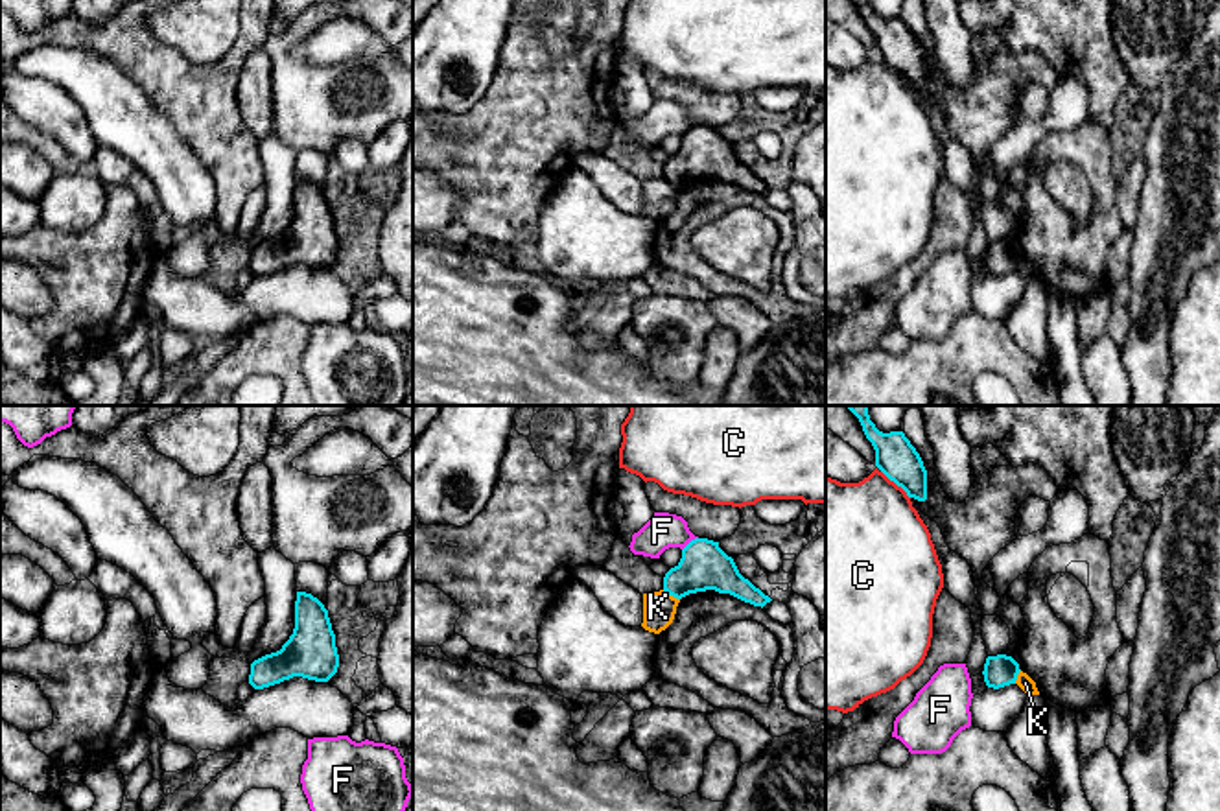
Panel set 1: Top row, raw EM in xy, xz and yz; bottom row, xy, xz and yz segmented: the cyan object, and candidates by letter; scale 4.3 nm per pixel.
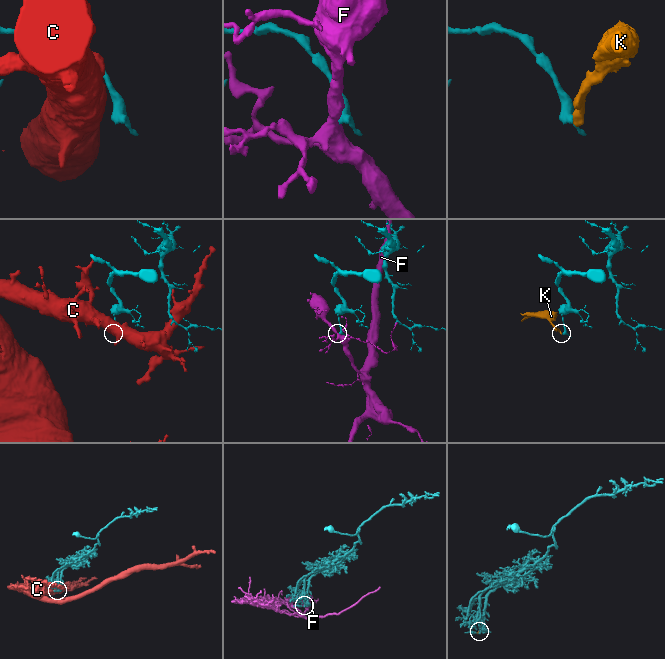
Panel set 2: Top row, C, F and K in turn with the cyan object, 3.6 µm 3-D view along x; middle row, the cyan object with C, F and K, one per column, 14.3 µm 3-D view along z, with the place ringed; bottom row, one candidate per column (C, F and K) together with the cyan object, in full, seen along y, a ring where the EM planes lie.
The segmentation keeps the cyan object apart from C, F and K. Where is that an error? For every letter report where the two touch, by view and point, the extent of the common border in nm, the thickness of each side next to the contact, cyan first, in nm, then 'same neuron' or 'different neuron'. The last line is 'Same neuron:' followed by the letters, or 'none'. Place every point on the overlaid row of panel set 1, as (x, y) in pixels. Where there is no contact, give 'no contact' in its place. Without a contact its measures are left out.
C: yz (896, 483) | 180 nm | 180/460 nm | different neuron
F: xz (690, 542) | 90 nm | 200/160 nm | different neuron
K: xz (671, 594) | 90 nm | 200/140 nm | different neuron
Same neuron: none

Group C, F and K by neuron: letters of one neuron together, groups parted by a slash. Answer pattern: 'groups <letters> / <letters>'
groups C / F / K

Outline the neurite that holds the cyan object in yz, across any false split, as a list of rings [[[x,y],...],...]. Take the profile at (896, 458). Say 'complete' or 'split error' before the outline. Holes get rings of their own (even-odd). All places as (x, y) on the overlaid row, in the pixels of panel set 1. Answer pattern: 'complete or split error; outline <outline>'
complete; outline [[[846,406],[861,422],[866,439],[875,450],[875,466],[909,498],[927,500],[927,470],[916,448],[903,431],[883,433],[870,420],[868,406]]]

